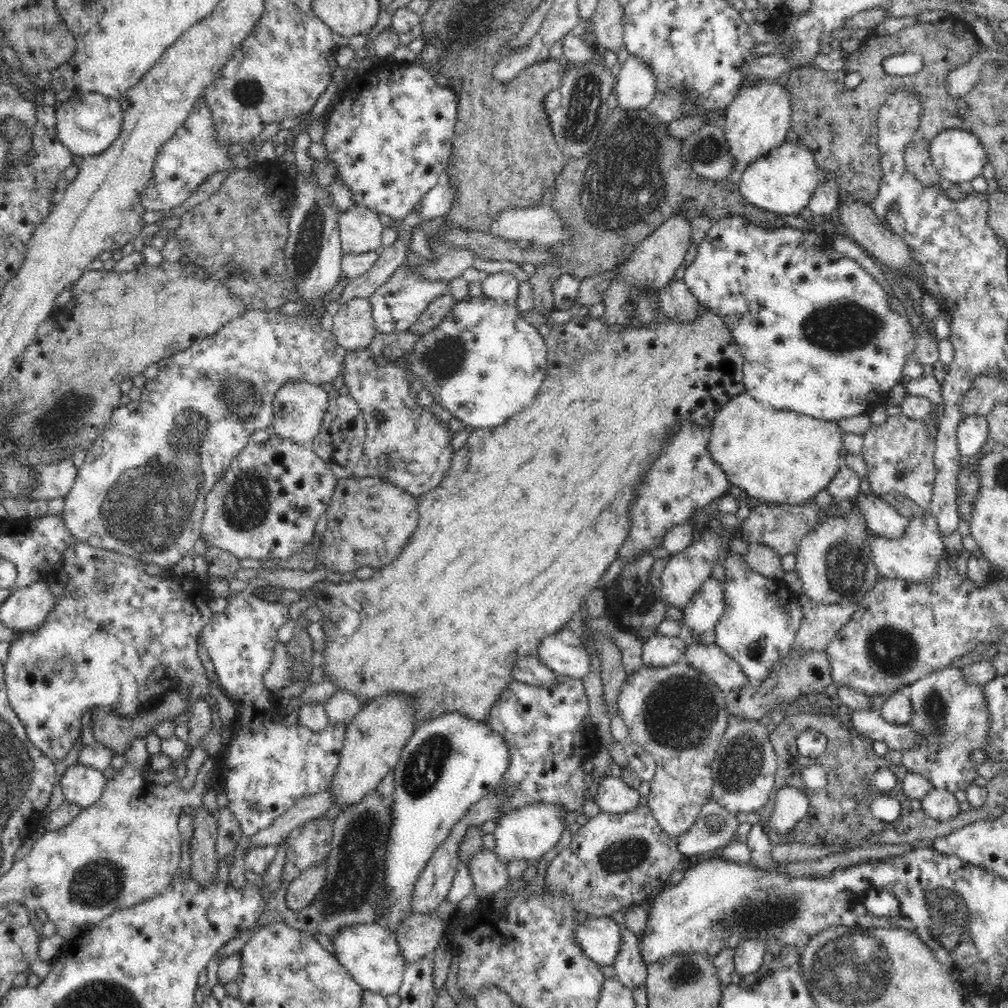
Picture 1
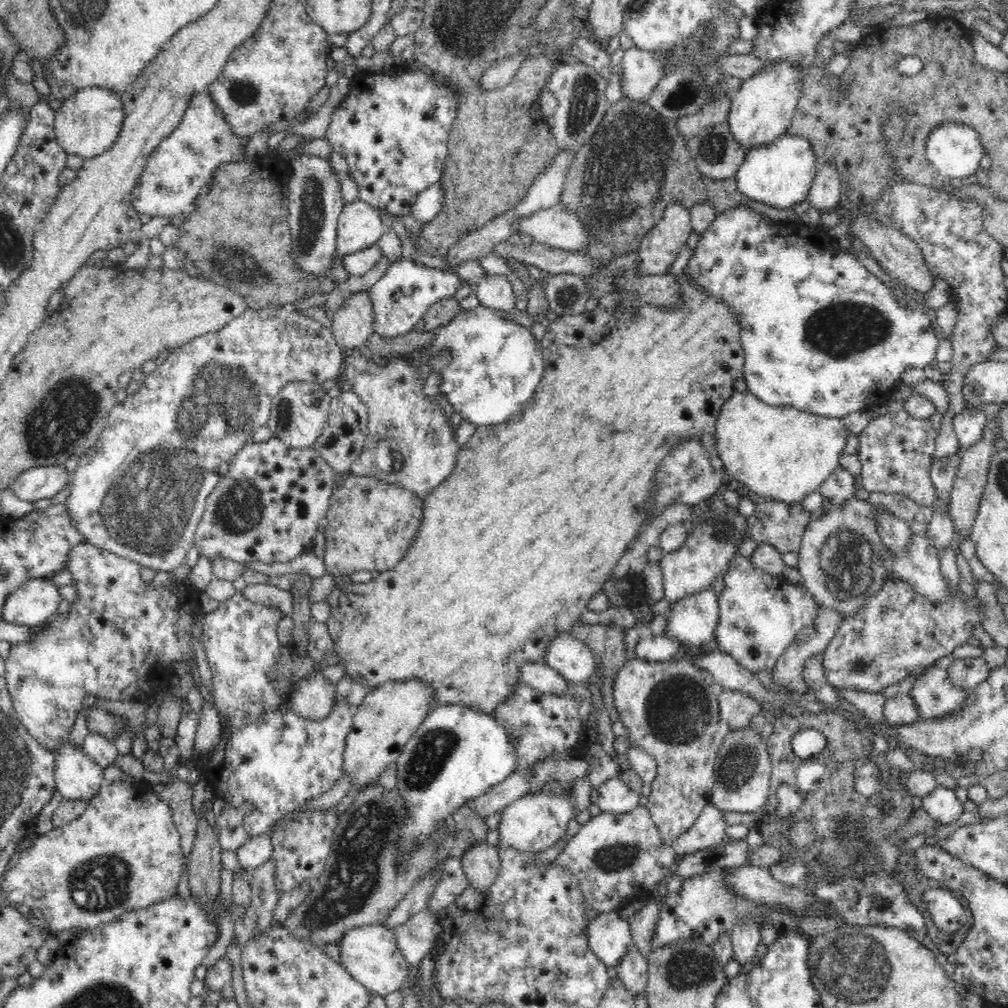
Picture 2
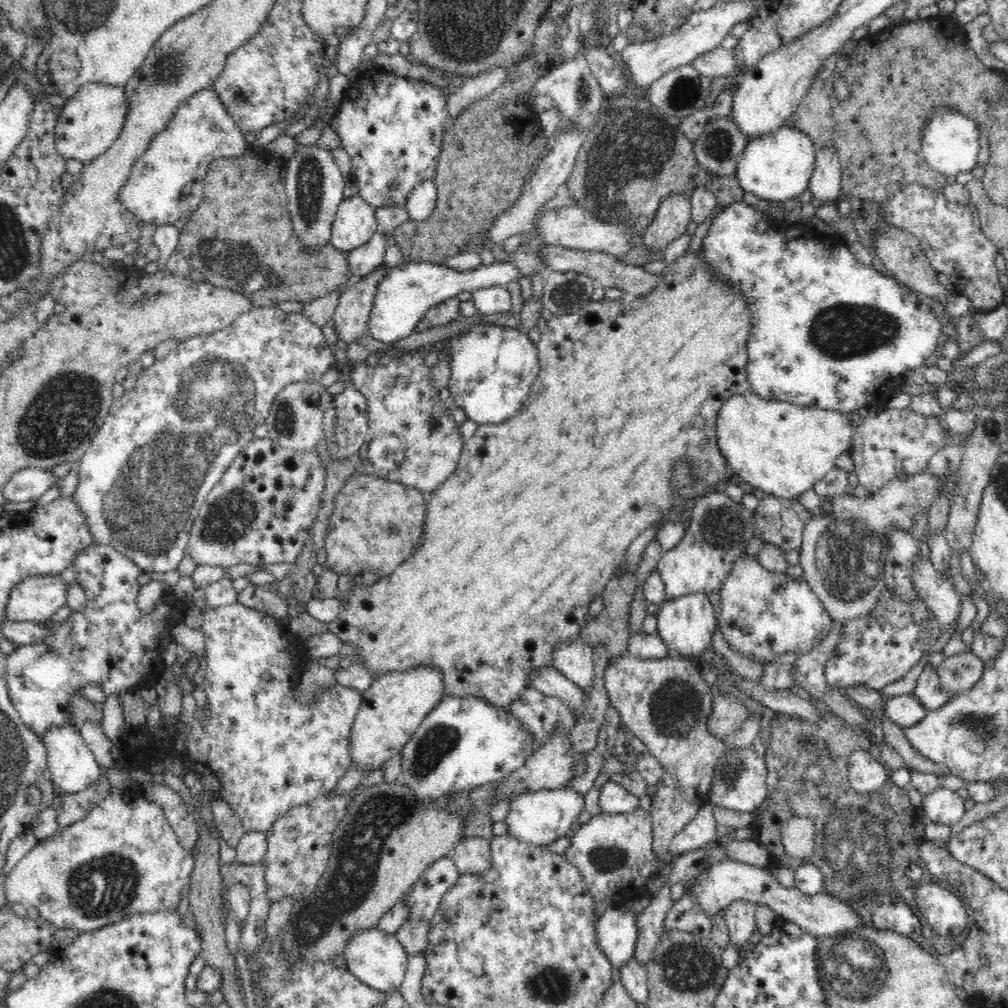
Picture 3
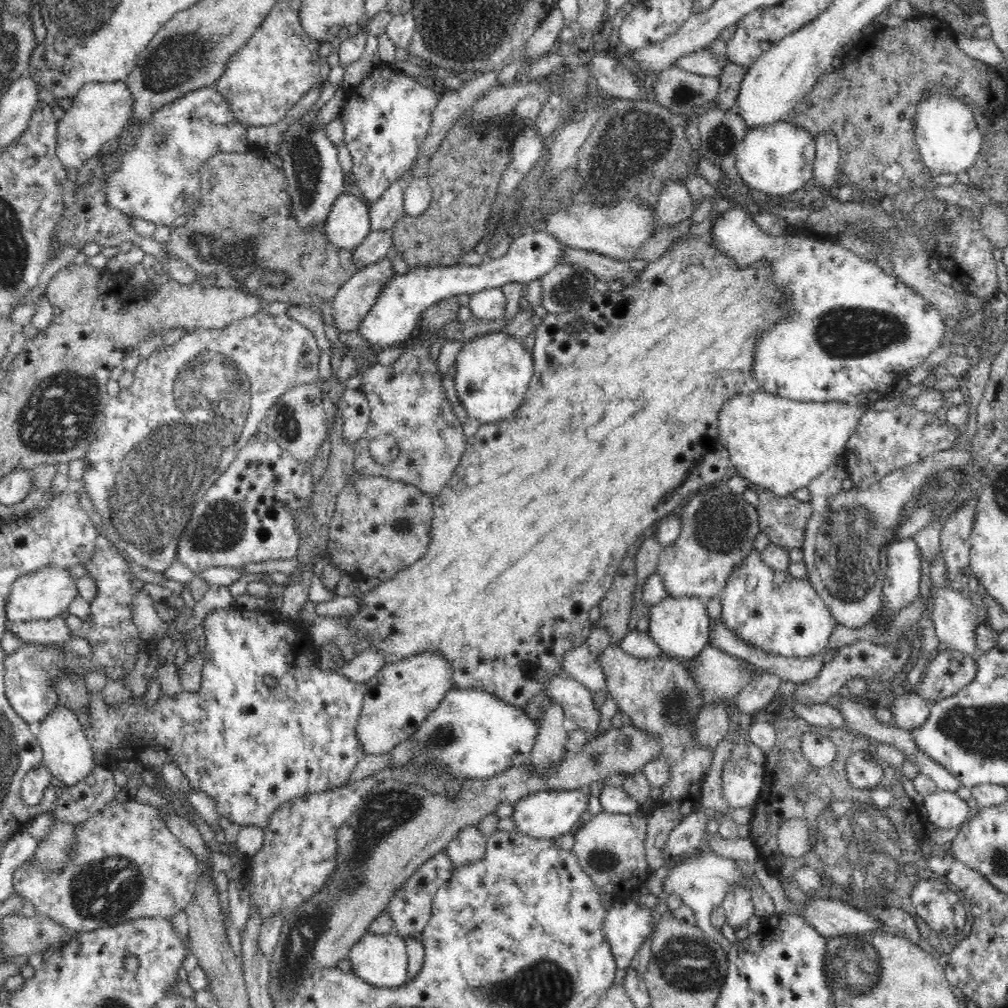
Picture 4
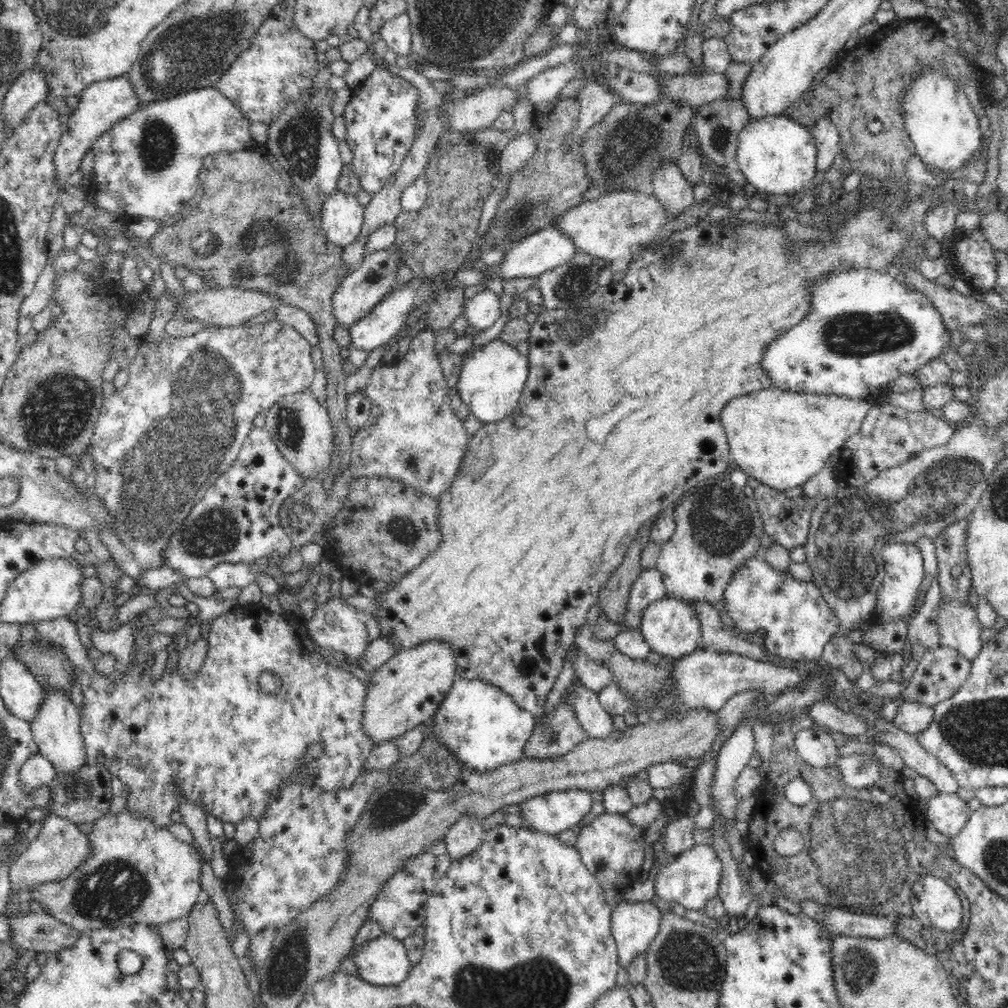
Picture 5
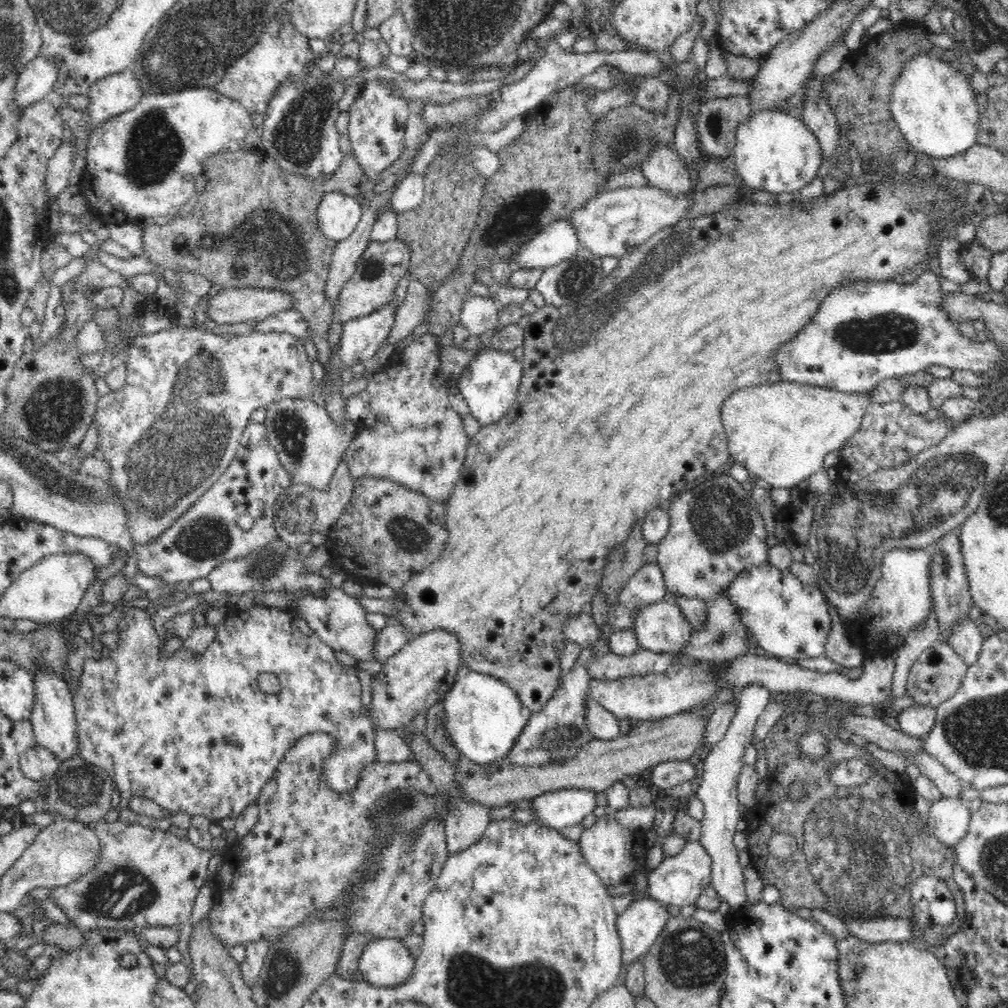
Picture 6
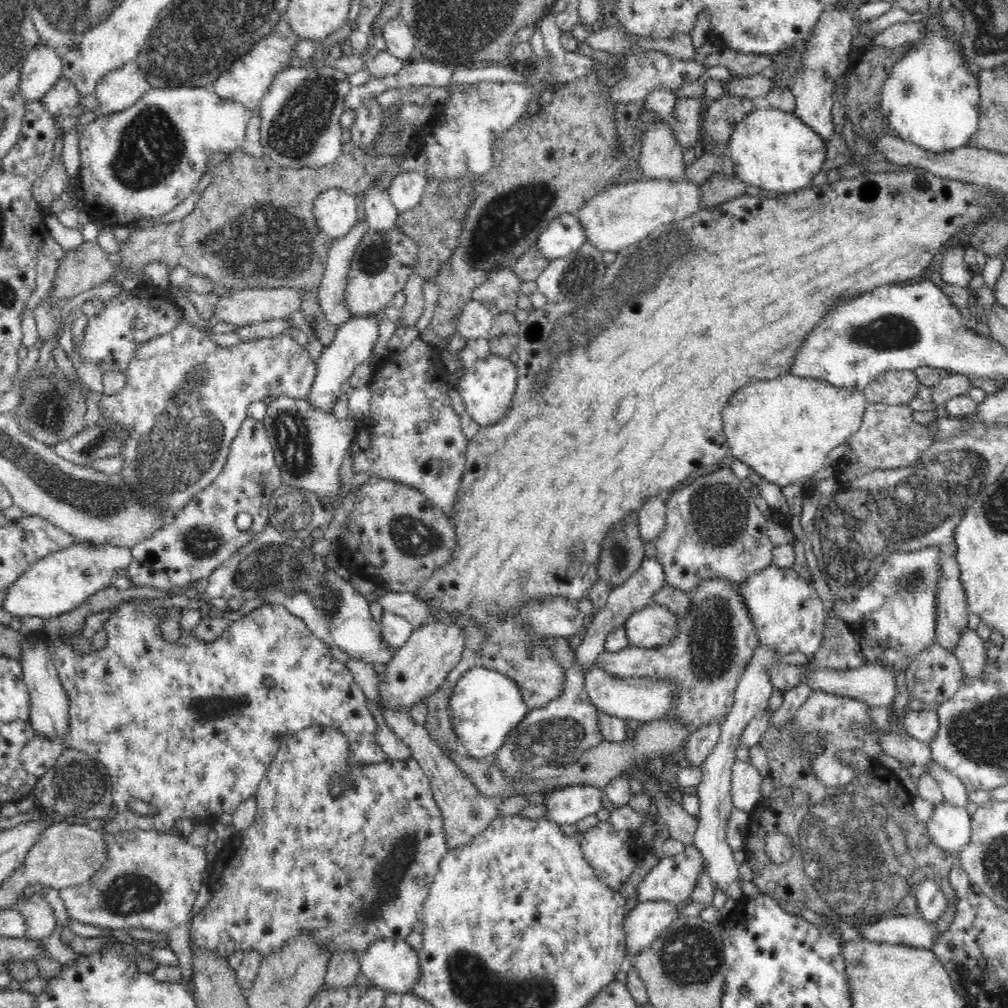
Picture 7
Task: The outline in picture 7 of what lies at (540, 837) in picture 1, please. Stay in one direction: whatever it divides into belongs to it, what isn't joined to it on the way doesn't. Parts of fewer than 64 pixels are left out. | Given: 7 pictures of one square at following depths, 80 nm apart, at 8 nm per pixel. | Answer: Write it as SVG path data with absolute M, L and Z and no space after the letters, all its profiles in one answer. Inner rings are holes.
M573 784L546 796L546 819L556 823L581 826L583 820L602 807L602 789L594 785Z

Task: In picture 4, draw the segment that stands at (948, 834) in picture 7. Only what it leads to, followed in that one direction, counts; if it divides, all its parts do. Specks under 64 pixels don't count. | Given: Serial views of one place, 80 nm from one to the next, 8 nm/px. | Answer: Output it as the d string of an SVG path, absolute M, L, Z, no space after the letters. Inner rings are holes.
M936 791L927 794L924 796L923 805L927 810L929 822L936 829L942 830L959 829L966 822L970 810L966 801L956 792Z

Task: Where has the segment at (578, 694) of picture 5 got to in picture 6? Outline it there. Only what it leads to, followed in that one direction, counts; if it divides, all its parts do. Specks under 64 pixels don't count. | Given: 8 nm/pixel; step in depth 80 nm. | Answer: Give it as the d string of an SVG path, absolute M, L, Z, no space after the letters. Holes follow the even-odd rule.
M589 693L586 694L586 723L591 734L597 740L611 740L622 735L618 717L608 712L596 702Z

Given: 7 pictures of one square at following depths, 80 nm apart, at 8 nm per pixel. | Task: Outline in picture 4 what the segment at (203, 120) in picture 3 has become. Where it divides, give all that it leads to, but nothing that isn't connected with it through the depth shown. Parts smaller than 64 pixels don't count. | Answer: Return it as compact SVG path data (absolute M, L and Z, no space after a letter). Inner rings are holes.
M215 86L199 88L190 91L182 98L165 104L159 111L153 112L152 120L148 124L142 124L137 128L134 121L124 129L124 132L106 142L104 148L97 155L105 172L106 197L112 208L121 210L128 214L144 228L151 228L155 225L175 226L183 221L185 212L196 201L201 198L200 168L218 153L246 153L249 150L247 140L247 128L236 119L230 103L218 93Z

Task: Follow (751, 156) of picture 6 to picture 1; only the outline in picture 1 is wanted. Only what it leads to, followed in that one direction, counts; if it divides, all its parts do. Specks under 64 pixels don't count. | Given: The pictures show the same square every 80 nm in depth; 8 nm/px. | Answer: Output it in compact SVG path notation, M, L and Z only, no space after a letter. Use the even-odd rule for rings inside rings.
M784 142L778 148L772 148L766 156L754 160L748 170L736 179L742 197L749 203L778 215L796 214L808 207L814 190L820 184L821 171L817 167L813 153L804 144Z

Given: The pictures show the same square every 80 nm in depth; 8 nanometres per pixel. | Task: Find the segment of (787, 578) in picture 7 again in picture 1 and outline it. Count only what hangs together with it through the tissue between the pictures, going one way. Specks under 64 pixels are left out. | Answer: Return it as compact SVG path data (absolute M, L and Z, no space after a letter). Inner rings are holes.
M731 553L726 557L724 567L725 583L723 587L726 608L724 608L724 614L715 627L716 644L738 662L748 680L751 681L750 684L760 684L770 675L776 664L791 651L796 634L804 619L801 597L790 591L783 579L764 576L748 567L742 555Z

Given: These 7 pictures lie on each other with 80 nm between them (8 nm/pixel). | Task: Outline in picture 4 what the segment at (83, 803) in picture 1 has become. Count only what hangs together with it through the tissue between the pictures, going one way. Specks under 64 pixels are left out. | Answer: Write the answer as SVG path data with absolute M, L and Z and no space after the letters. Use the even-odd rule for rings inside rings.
M60 705L52 709L40 722L40 732L36 739L43 750L43 764L62 785L72 786L85 779L96 766L90 742L83 732L82 723L70 707Z

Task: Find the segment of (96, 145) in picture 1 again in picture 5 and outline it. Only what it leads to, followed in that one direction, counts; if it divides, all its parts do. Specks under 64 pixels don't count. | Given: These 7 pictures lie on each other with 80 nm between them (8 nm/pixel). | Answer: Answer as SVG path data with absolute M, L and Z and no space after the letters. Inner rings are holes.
M128 73L114 78L99 80L82 90L79 105L73 110L72 116L64 127L63 136L54 156L54 169L56 179L60 183L67 183L69 176L81 166L83 158L92 152L92 146L96 139L104 132L108 132L118 121L124 120L138 108L138 95L134 91L134 85L128 77Z

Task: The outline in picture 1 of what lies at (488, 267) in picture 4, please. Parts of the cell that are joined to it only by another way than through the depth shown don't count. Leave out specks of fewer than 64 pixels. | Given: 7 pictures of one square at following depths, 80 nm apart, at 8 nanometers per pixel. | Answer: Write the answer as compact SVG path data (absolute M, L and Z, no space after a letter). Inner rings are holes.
M408 262L398 266L396 272L369 296L376 330L382 334L408 331L434 298L448 293L450 286L447 280L426 279L415 268L408 266Z

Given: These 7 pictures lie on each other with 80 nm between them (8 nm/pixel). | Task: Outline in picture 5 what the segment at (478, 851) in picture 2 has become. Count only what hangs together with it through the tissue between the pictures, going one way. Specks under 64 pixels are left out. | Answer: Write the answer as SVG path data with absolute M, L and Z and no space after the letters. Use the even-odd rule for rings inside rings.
M468 815L461 816L452 824L444 839L447 851L453 860L468 856L479 844L482 844L487 831L483 825L485 821L478 816Z

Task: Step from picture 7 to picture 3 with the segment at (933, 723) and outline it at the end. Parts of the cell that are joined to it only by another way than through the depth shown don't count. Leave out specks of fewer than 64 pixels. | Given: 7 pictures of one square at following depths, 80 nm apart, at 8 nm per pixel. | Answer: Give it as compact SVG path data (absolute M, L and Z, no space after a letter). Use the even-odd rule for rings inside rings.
M914 694L895 696L885 702L884 715L903 729L920 722L926 713L926 709Z

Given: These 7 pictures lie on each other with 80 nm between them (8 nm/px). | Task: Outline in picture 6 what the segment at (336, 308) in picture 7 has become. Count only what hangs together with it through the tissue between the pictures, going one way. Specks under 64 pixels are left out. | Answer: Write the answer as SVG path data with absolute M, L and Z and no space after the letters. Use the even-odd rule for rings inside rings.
M396 180L395 186L388 192L376 194L371 201L370 206L363 210L361 219L356 225L354 231L350 233L348 238L338 241L336 243L334 254L332 254L332 262L330 264L330 271L325 282L325 293L327 301L336 310L336 302L338 302L338 294L344 284L350 280L350 277L356 271L356 264L362 258L362 252L371 242L371 232L373 229L374 221L377 219L378 213L390 207L392 204L392 194L396 190L396 186L401 181Z

